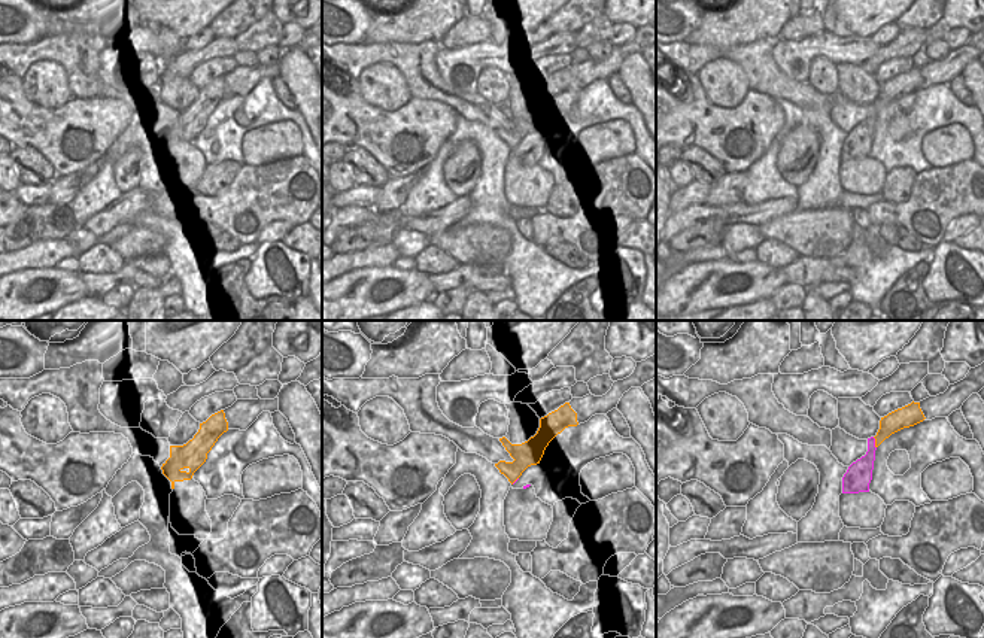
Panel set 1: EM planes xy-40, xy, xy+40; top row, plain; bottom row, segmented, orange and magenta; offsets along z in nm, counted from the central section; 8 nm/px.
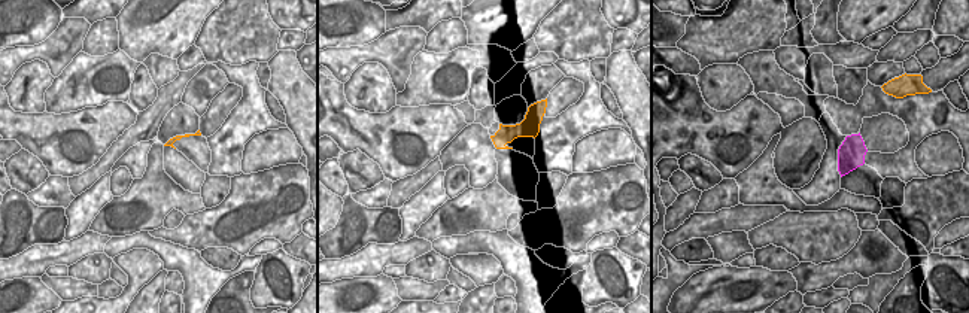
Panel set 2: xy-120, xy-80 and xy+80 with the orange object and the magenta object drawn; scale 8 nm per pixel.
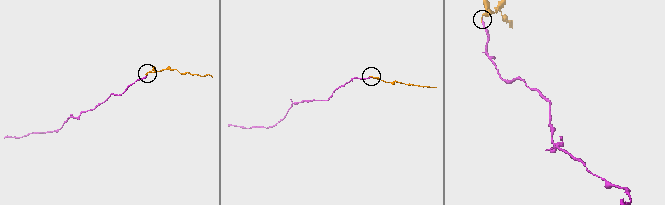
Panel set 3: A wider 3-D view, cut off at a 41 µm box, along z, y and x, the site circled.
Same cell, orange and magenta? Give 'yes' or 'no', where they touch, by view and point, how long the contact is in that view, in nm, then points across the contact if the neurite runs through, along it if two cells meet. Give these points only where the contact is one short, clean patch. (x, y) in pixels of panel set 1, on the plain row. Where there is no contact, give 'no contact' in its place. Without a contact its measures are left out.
yes; contact xy+40 (875, 109); length 100 nm; way xy+40 (895, 87), (875, 109), (860, 136)

